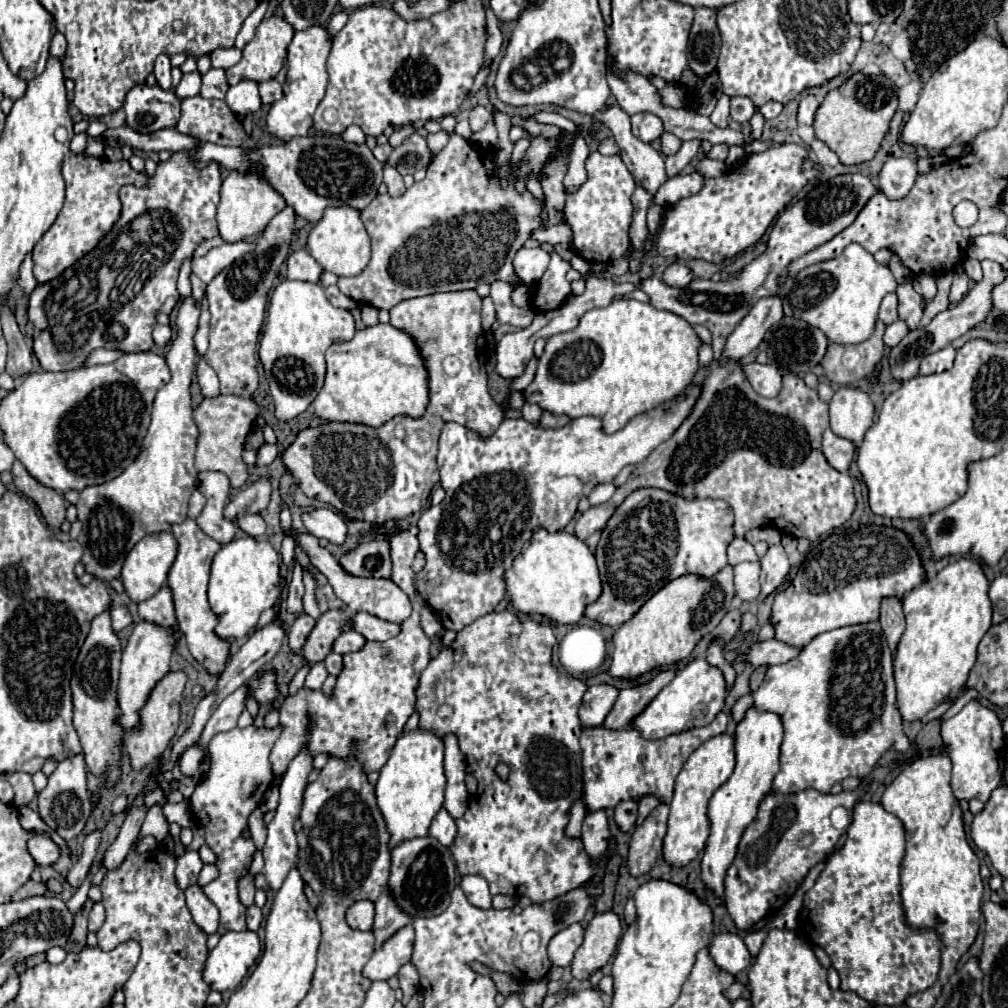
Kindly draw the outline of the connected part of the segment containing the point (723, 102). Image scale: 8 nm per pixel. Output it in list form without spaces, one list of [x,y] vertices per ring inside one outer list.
[[[722,96],[714,108],[714,112],[710,114],[710,120],[720,126],[720,128],[726,128],[728,126],[728,118],[730,118],[730,98],[728,96]]]

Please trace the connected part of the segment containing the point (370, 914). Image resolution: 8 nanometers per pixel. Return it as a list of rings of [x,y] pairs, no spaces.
[[[368,900],[352,904],[346,912],[346,920],[354,930],[370,930],[374,924],[374,904]]]

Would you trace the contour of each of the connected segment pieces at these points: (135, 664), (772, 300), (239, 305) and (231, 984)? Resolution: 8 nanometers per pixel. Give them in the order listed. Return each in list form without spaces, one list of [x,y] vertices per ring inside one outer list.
[[[140,622],[134,626],[128,646],[122,654],[122,668],[120,668],[120,682],[118,682],[118,724],[128,734],[140,726],[140,710],[144,708],[150,692],[154,686],[170,672],[170,656],[174,652],[174,636],[164,628],[158,628],[150,622]]]
[[[766,296],[760,298],[748,316],[736,326],[736,330],[728,336],[724,358],[730,362],[740,362],[744,356],[748,356],[752,350],[758,348],[764,334],[782,320],[782,300],[778,296]]]
[[[286,206],[278,212],[262,234],[256,240],[256,248],[236,260],[232,266],[224,268],[208,284],[208,302],[210,302],[210,346],[204,354],[204,360],[214,368],[220,378],[220,392],[250,398],[258,388],[258,360],[256,346],[264,322],[268,292],[278,278],[280,266],[290,254],[290,244],[296,240],[296,214],[292,206]]]
[[[224,932],[218,946],[208,954],[204,980],[218,992],[236,990],[258,956],[260,940],[256,932]]]

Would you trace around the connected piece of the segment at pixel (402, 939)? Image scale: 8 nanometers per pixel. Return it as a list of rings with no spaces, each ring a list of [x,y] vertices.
[[[412,924],[400,928],[392,938],[388,938],[368,960],[364,968],[364,976],[370,980],[388,980],[398,974],[400,966],[410,962],[414,944],[414,928]]]

